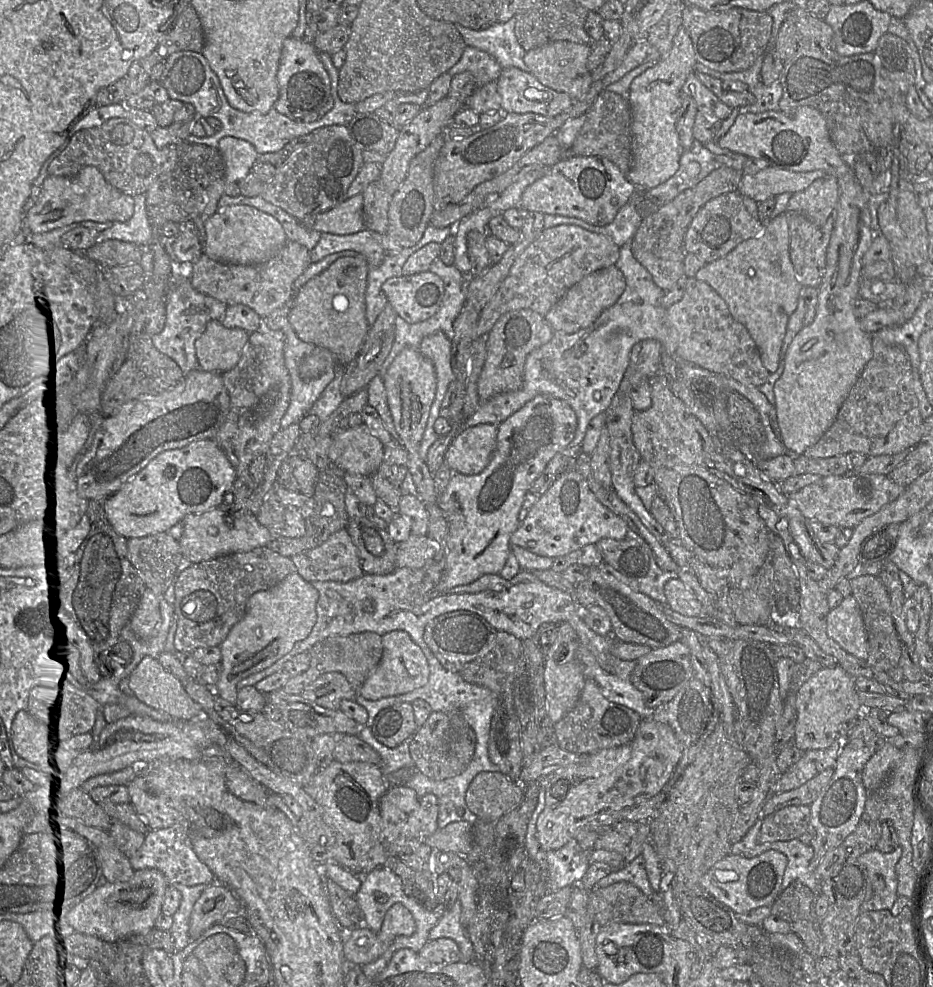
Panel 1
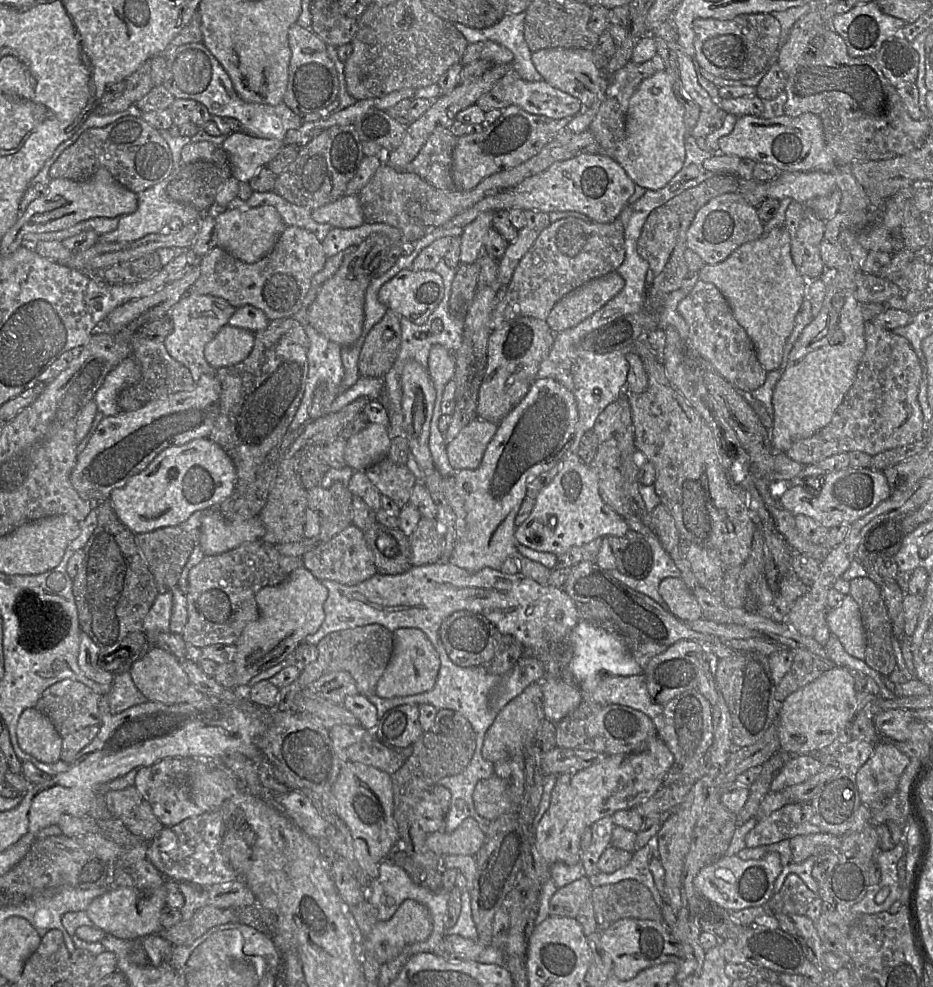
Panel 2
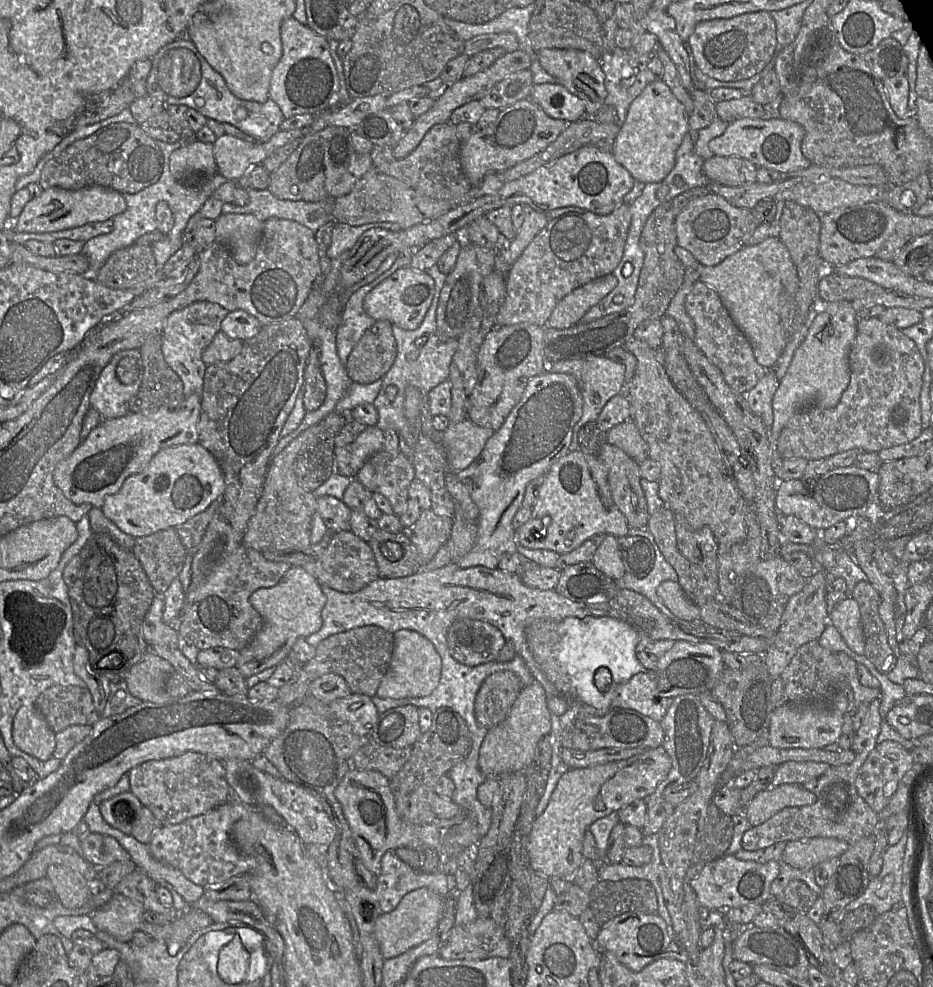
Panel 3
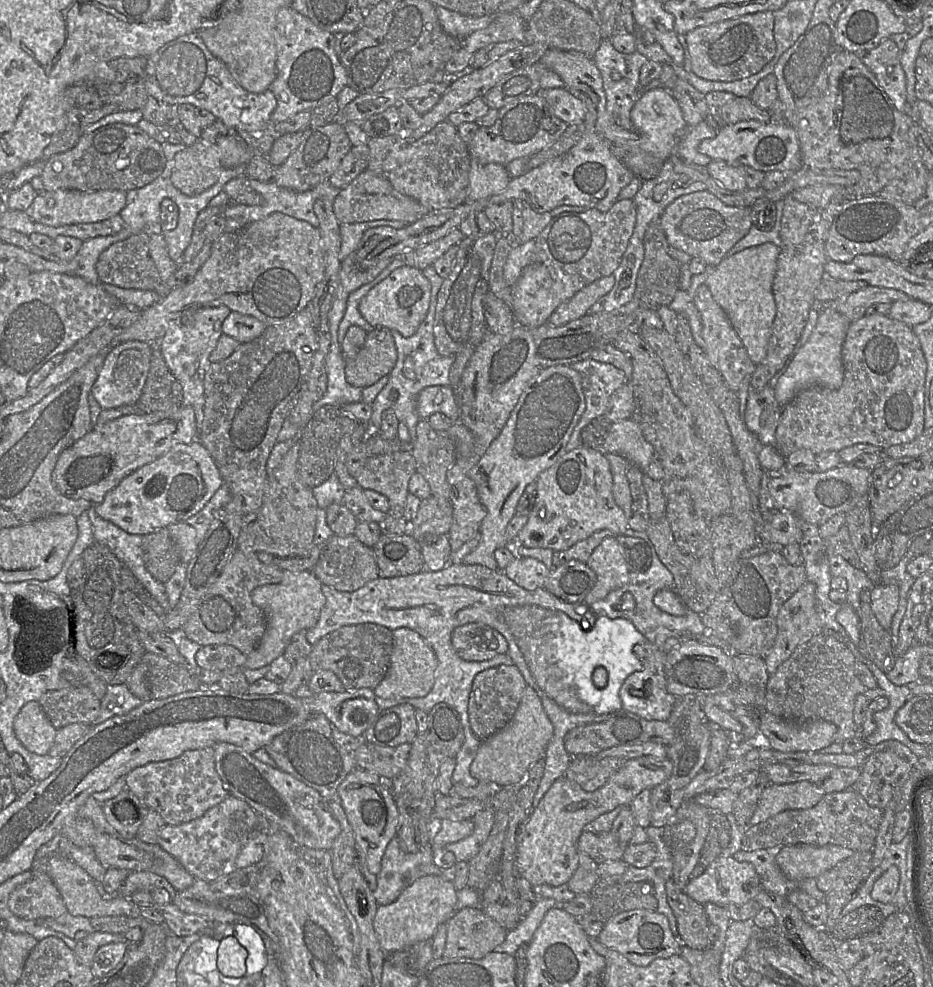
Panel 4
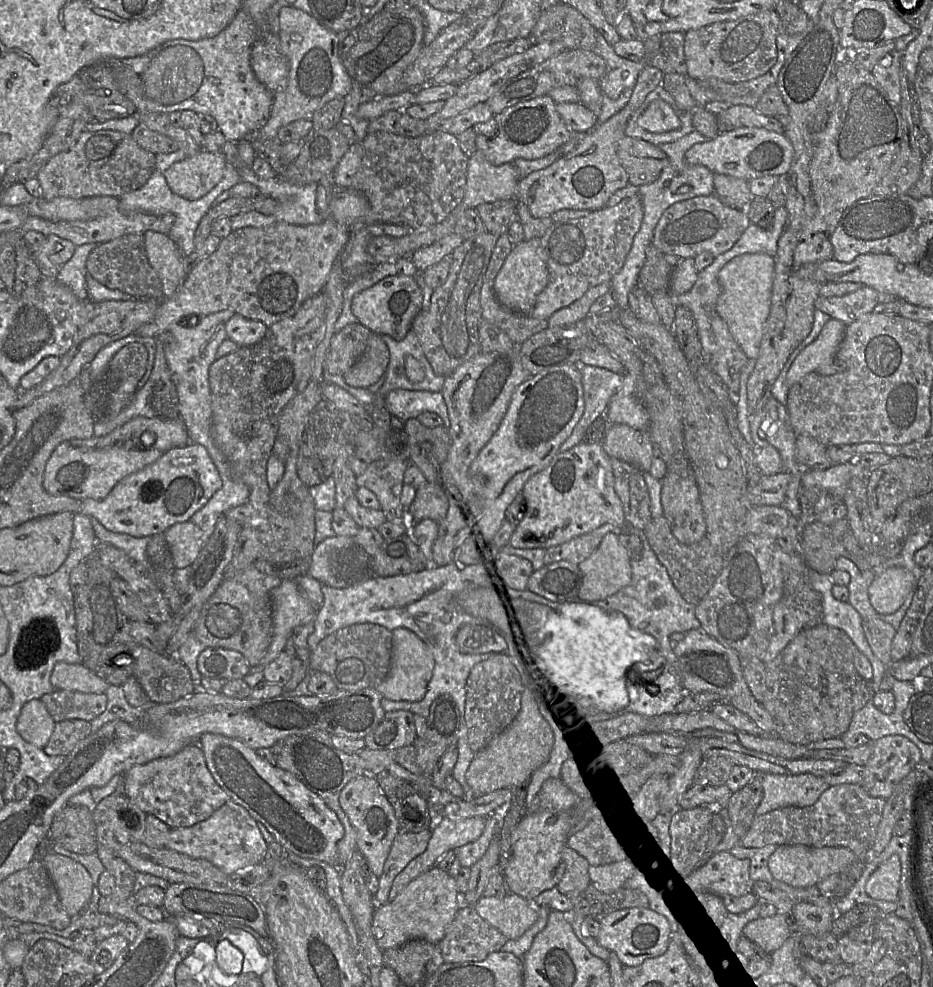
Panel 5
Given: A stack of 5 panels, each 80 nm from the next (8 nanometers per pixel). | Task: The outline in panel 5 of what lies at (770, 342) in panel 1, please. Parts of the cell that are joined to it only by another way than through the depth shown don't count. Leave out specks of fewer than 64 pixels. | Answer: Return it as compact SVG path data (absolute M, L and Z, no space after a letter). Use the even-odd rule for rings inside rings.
M744 253L732 258L718 273L721 293L715 313L726 323L748 359L757 359L765 323L769 317L774 280L775 257L766 253Z

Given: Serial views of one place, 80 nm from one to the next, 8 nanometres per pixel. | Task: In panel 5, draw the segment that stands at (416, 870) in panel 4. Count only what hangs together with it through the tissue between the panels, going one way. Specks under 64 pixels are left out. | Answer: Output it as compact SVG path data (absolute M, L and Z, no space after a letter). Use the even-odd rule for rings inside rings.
M430 830L419 833L398 832L386 859L383 873L379 877L379 889L374 895L377 906L389 901L389 892L394 879L413 859L426 850L430 836Z

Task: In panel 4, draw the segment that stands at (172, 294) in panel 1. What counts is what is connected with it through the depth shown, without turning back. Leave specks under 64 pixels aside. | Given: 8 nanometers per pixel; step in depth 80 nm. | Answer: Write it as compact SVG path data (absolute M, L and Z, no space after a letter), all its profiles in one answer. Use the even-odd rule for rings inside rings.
M226 306L189 309L169 323L165 334L157 343L168 369L182 387L182 405L190 406L194 410L197 435L203 420L204 376L211 364L209 355L223 334L222 323L230 312Z

